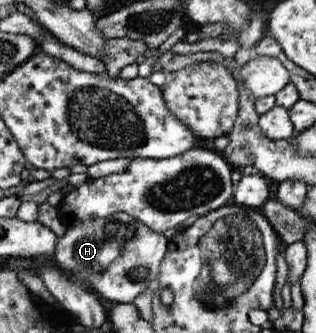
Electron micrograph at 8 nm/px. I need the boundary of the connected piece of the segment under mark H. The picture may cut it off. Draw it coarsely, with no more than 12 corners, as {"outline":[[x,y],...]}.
{"outline":[[128,213],[67,227],[55,266],[132,303],[160,275],[163,233]]}

